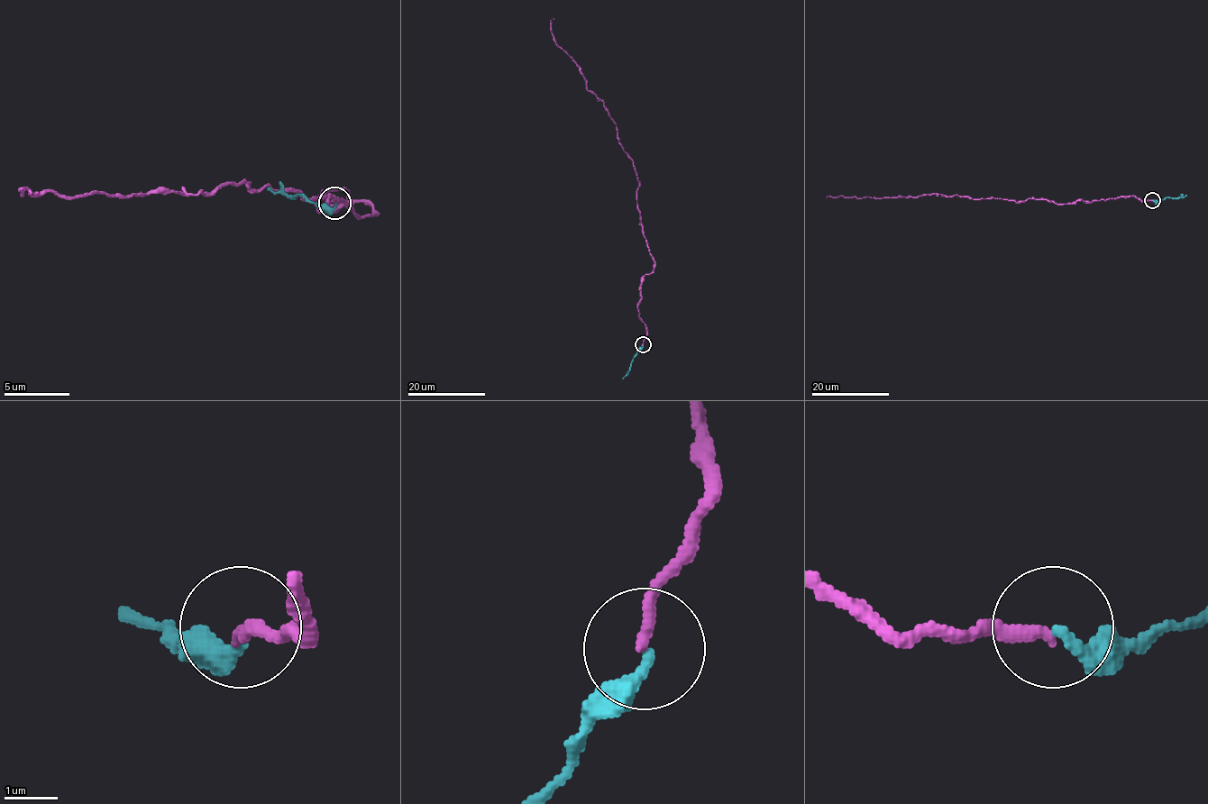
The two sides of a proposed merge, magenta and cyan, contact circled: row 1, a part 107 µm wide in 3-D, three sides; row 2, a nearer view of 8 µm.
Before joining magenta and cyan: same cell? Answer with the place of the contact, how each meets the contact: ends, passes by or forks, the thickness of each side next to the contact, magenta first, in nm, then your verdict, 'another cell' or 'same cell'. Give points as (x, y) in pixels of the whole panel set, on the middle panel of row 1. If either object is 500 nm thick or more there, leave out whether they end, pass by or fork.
at (643, 344); magenta ends there; cyan ends there; 240 nm thick on the magenta side, 220 nm on the other; same cell

